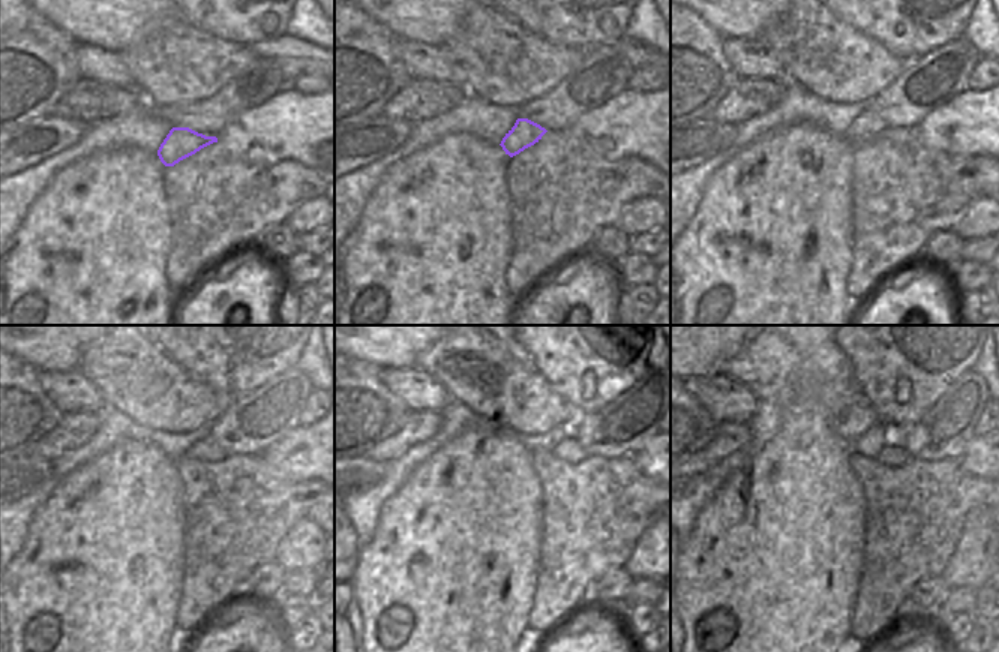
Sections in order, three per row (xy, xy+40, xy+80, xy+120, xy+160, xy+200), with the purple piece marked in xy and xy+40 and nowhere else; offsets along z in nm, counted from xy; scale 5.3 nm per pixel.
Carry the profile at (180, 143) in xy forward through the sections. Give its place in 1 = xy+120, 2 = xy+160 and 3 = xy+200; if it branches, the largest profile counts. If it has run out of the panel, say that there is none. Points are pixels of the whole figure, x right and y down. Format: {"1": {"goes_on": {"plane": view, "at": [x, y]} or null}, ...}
{"1": {"goes_on": {"plane": "xy+120", "at": [206, 450]}}, "2": {"goes_on": {"plane": "xy+160", "at": [567, 450]}}, "3": {"goes_on": {"plane": "xy+200", "at": [891, 454]}}}

